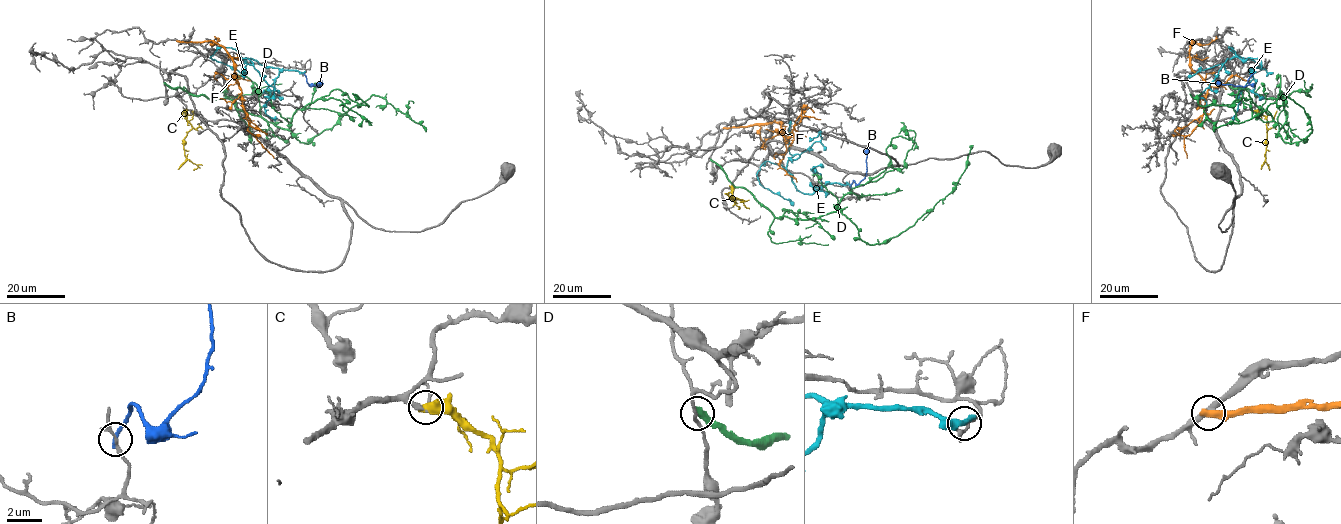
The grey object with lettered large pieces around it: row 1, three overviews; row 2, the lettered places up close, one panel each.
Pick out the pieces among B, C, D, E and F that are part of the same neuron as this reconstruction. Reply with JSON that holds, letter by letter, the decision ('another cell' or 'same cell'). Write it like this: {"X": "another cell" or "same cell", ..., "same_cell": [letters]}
{"B": "another cell", "C": "same cell", "D": "another cell", "E": "another cell", "F": "another cell", "same_cell": ["C"]}

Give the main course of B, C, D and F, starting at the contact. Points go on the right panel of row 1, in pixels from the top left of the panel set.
B: (1254, 73), (1248, 80), (1252, 85), (1215, 84)
C: (1254, 111), (1260, 112), (1266, 119), (1265, 159), (1269, 170)
D: (1227, 83), (1285, 99), (1279, 134), (1285, 142), (1312, 132), (1302, 107), (1286, 95), (1213, 132)
F: (1195, 41), (1192, 40), (1190, 49), (1191, 68), (1210, 89), (1201, 121), (1184, 138), (1187, 158)

